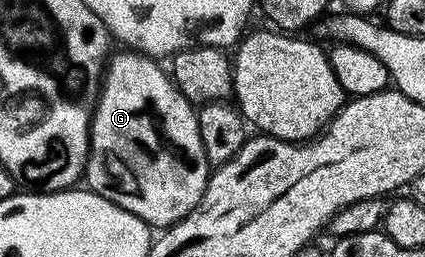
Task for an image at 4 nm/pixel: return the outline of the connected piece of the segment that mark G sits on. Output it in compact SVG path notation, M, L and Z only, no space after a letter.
M122 48L119 51L119 54L114 52L109 55L104 67L104 73L100 79L100 89L96 95L96 101L92 106L92 113L90 115L90 151L86 153L84 186L85 189L92 191L92 193L104 196L104 200L112 200L112 204L116 204L120 208L132 212L140 220L144 220L147 226L151 228L173 226L200 200L200 196L206 187L206 181L208 181L212 173L212 163L206 159L204 144L200 140L198 110L178 91L177 86L174 85L173 78L170 77L169 73L163 67L161 70L158 67L161 65L155 59L151 58L149 54L139 54L137 50L129 48Z

